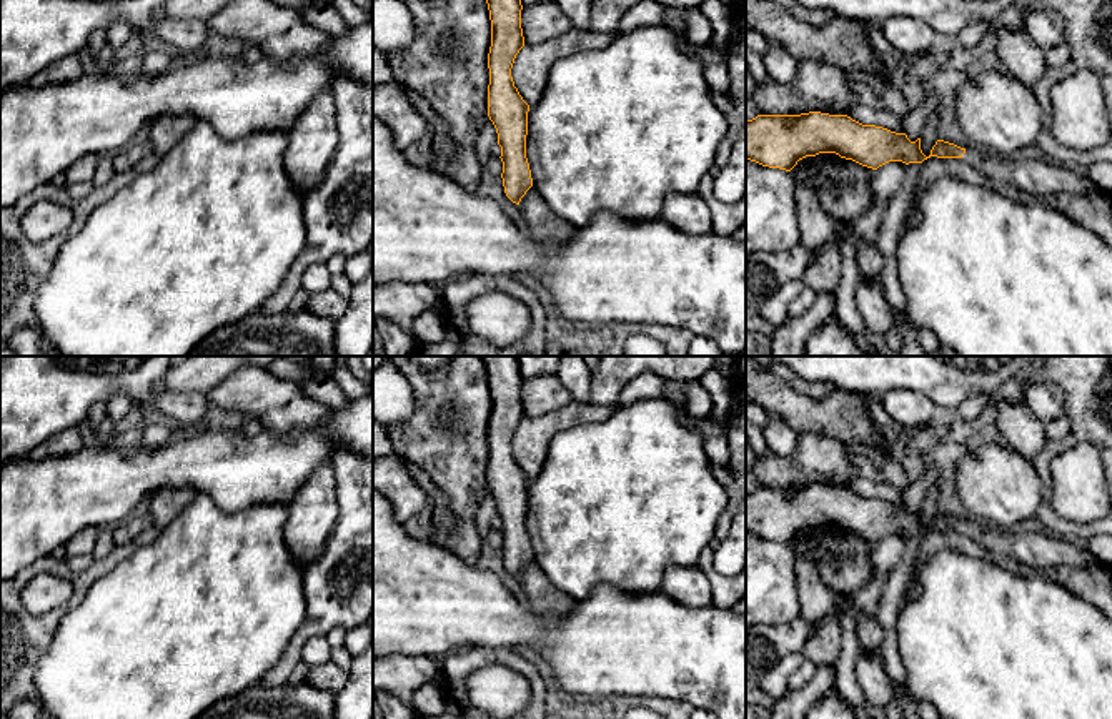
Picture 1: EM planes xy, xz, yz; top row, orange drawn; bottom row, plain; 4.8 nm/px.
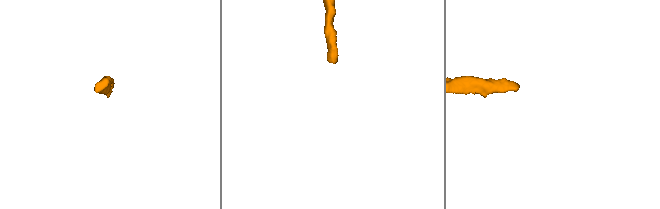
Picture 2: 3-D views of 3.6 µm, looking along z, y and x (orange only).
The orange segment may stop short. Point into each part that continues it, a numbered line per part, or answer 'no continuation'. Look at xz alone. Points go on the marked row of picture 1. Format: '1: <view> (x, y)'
no continuation

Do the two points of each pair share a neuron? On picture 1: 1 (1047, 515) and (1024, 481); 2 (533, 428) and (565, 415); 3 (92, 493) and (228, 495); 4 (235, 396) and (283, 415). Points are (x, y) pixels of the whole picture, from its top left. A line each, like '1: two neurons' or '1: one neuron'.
1: two neurons
2: one neuron
3: one neuron
4: one neuron

